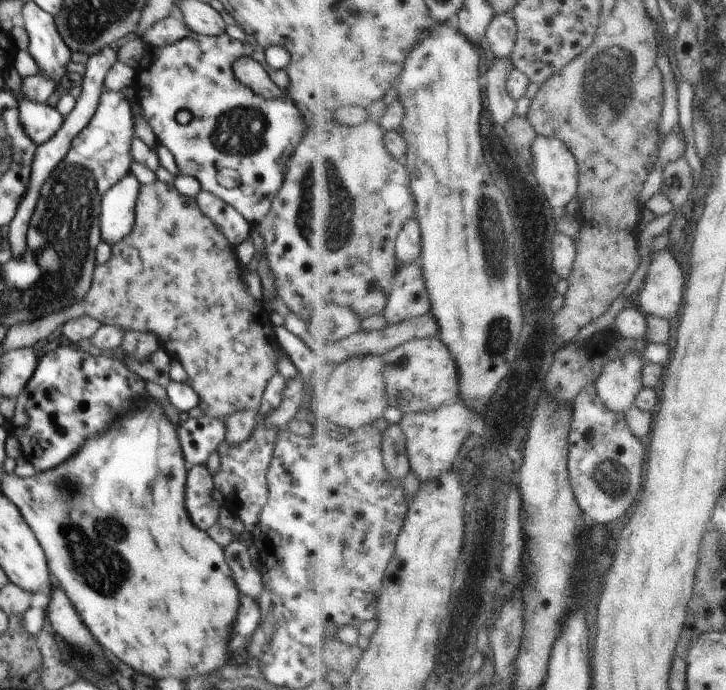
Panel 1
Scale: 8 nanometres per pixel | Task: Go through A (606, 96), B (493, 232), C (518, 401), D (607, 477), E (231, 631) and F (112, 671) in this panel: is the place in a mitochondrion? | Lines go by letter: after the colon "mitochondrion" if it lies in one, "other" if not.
A: mitochondrion
B: mitochondrion
C: other
D: mitochondrion
E: other
F: other

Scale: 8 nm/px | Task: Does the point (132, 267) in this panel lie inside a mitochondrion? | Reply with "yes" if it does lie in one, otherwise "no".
no

